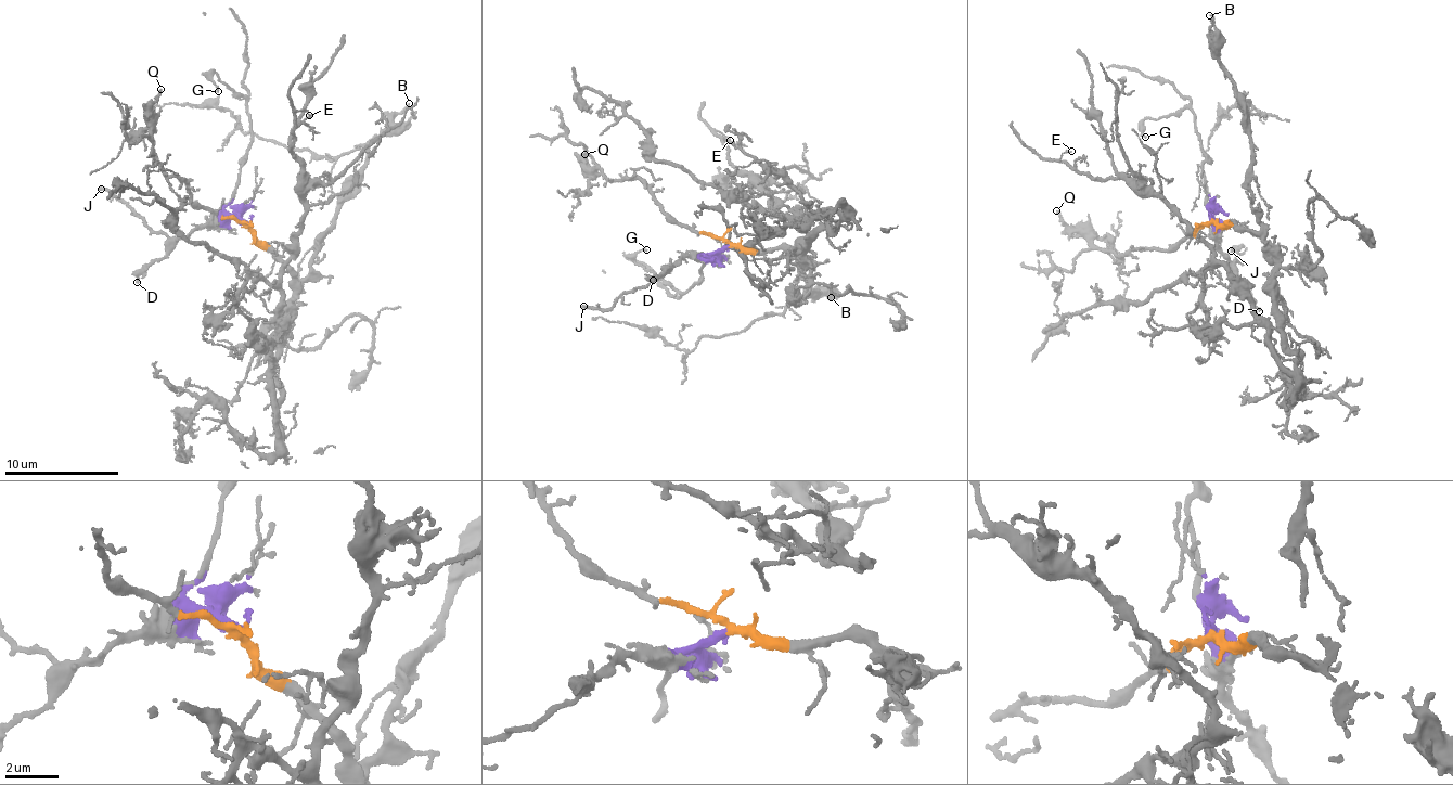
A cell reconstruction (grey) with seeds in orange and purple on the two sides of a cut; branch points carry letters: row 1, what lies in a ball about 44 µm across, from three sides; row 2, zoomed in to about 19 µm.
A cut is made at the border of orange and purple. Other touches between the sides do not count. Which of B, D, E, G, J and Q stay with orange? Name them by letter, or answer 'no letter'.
B, E, Q

